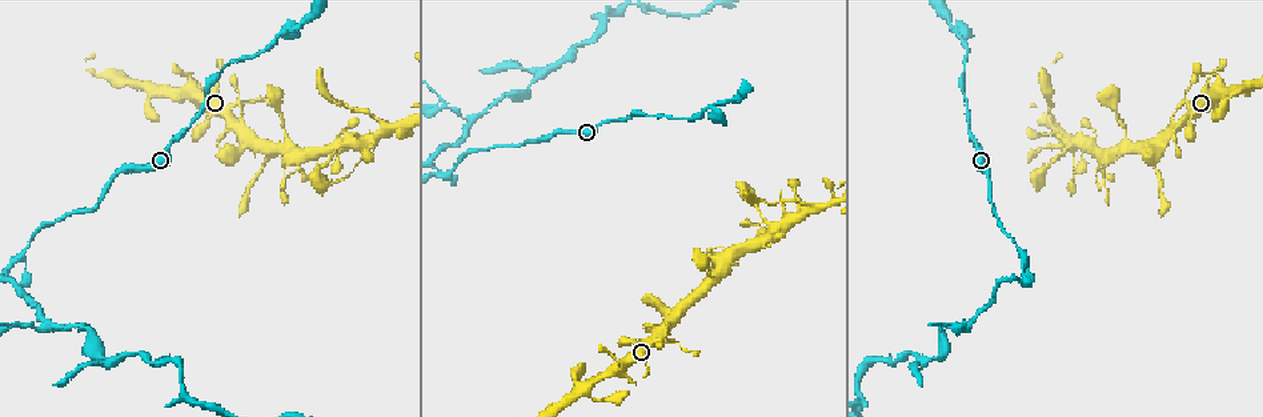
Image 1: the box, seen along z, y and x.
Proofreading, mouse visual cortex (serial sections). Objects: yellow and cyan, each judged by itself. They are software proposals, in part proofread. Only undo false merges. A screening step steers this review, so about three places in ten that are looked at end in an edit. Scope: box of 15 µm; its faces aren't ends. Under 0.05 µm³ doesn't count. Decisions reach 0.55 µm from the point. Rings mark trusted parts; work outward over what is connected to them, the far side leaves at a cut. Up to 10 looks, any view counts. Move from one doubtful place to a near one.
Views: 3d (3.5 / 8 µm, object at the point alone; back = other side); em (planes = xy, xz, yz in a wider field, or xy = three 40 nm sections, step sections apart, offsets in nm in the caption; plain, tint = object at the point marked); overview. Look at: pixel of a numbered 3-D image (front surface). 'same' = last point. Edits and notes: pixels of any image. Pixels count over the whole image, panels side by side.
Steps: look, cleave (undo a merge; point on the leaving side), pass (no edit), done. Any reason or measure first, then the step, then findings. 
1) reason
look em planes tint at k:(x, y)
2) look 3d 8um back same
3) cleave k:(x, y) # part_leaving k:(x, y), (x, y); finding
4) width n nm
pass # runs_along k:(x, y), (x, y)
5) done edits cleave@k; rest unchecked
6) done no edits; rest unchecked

thick turns thin
look 3d 3.5um at 1:(1184, 121)

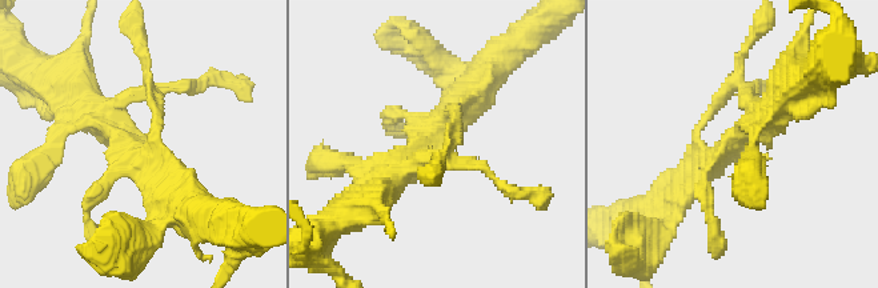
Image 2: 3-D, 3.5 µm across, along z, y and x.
need the tissue
look em xy step 5 tint at 2:(727, 144)

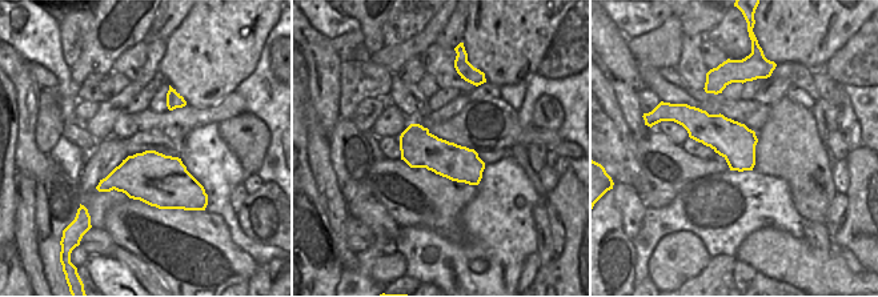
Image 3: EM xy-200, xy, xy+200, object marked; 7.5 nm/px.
pass # runs_along 2:(383, 188), (436, 148), (481, 83); all the same cell

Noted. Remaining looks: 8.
three arms meet
look em planes tint at 1:(269, 154)

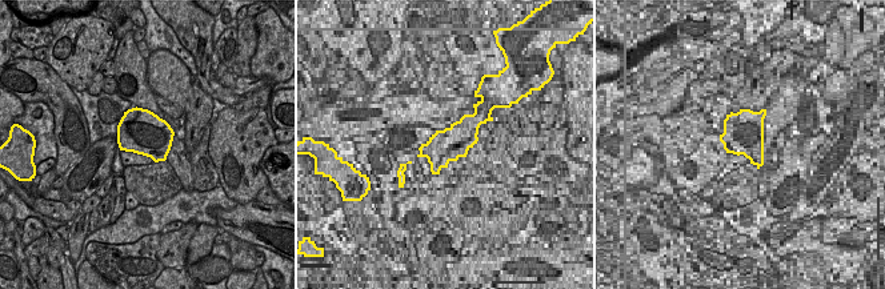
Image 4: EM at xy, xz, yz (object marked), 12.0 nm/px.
see where the arms go
look 3d 3.5um same

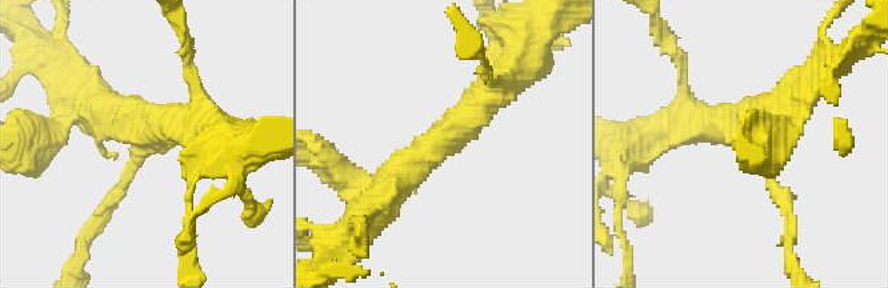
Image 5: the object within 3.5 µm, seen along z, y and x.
arm_widths 150, 400, 400 nm
pass # runs_along 5:(791, 102), (754, 122), (788, 220); one cell here

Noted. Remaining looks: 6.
calibre changes
look 3d 3.5um at 1:(1054, 119)

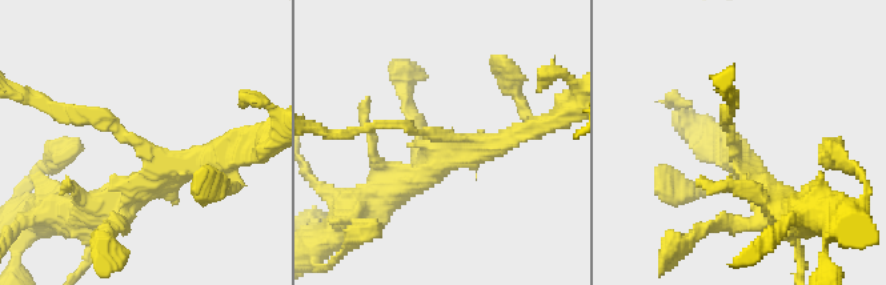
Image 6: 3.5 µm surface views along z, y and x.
arms 3; arm_widths 150, 300, 350 nm; need the tissue
look em xy step 2 tint at 6:(438, 134)

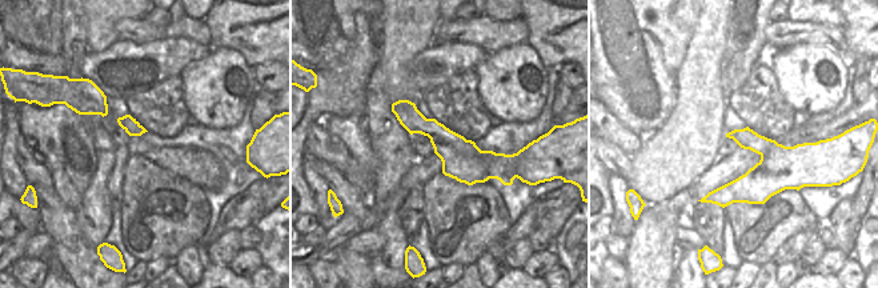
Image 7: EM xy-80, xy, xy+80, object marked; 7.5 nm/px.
cut it another way
look em xy step 3 tint same

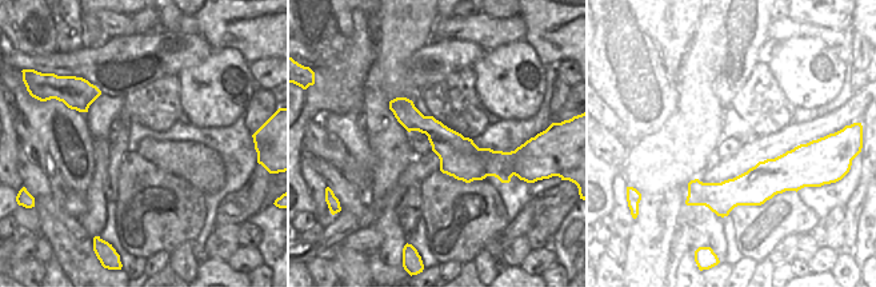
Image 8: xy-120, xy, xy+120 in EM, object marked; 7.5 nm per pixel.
pass # runs_along 8:(392, 104), (462, 158), (506, 155); all the same cell

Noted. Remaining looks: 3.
three arms meet
look 3d 3.5um at 1:(446, 172)

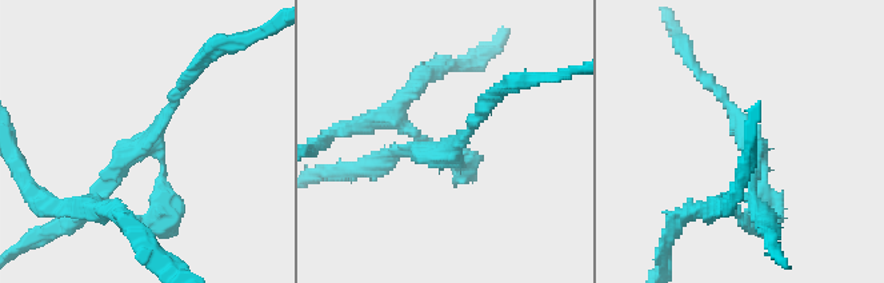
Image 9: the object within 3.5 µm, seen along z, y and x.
shape alone is not enough
look em xy step 3 tint at 9:(448, 151)

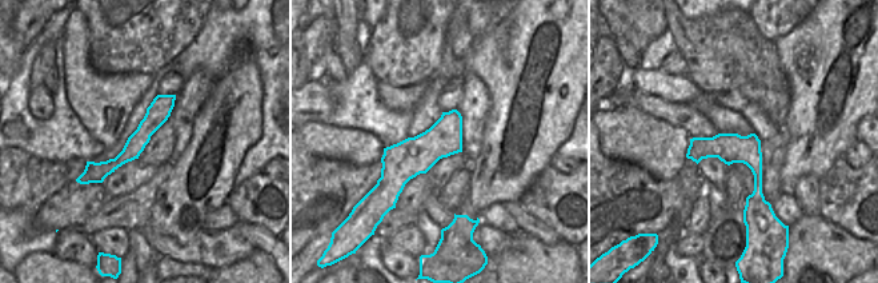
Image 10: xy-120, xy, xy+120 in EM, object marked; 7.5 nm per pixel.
width 280 nm
cleave 9:(160, 222) # border 10:(753, 192), (757, 196), (762, 196); a second cell is stuck on

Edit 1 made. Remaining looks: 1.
done edits cleave@9; rest unchecked

